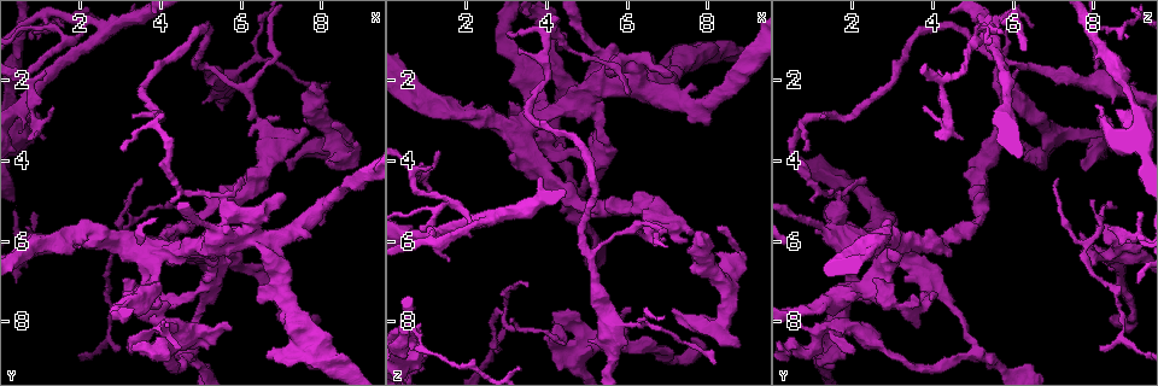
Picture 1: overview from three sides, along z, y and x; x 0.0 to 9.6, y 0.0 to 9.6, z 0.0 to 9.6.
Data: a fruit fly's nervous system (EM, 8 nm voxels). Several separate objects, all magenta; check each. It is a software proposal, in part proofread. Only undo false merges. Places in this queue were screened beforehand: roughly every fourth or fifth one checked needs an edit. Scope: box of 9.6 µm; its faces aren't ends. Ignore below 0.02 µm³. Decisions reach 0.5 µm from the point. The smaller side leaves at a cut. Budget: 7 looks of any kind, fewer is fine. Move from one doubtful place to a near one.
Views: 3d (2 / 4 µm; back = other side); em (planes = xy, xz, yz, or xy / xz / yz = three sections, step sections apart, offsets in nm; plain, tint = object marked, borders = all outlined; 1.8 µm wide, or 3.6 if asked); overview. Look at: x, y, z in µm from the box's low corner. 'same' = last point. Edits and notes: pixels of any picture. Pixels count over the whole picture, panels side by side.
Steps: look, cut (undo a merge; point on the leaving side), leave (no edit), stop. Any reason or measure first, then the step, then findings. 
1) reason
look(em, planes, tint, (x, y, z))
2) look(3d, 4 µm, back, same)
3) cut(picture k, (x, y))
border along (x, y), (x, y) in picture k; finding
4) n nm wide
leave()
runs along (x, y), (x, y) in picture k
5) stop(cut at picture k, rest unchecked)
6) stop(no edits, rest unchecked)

sudden change in width
look(3d, 2 µm, (5.15, 1.70, 6.40))

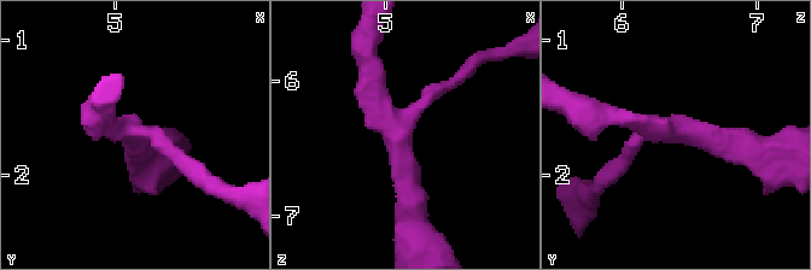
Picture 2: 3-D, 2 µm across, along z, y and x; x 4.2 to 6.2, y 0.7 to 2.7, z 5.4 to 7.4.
look(em, xy, step 4, borders, (5.12, 1.70, 6.38))

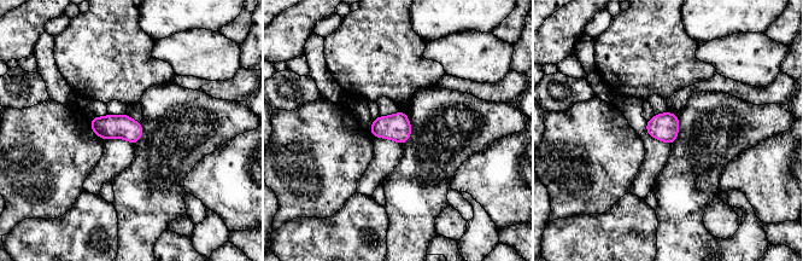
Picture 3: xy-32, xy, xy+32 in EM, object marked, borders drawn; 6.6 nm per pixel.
leave()
continuous, no second cell

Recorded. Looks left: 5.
sharp bend
look(em, xy, step 8, tint, (8.75, 3.90, 6.50))

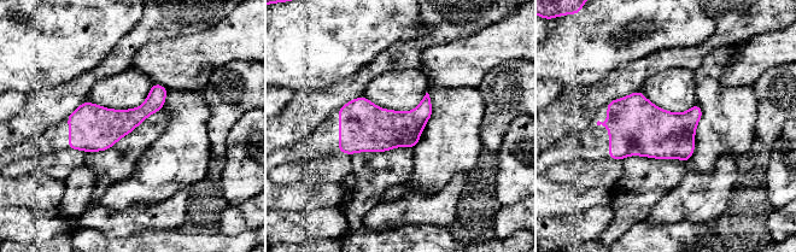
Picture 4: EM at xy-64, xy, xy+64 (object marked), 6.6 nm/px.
look(em, planes, borders, same)

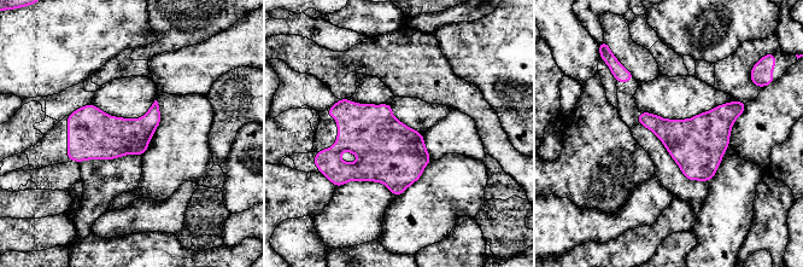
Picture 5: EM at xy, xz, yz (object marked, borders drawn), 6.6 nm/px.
leave()
all the same cell

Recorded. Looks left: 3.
four or more arms meet
look(em, planes, tint, (3.80, 6.40, 2.90))

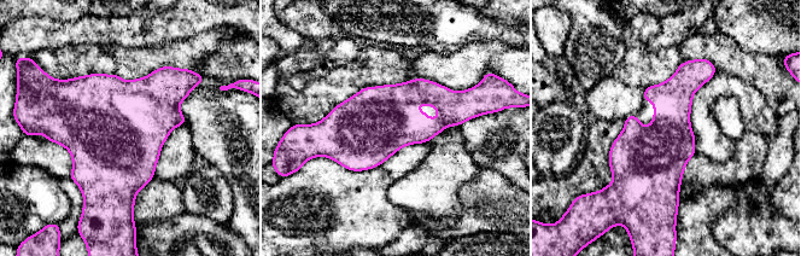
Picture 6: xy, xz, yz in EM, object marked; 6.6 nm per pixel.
380 nm wide
leave()
all the same cell

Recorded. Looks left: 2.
stop(no edits, rest unchecked)

